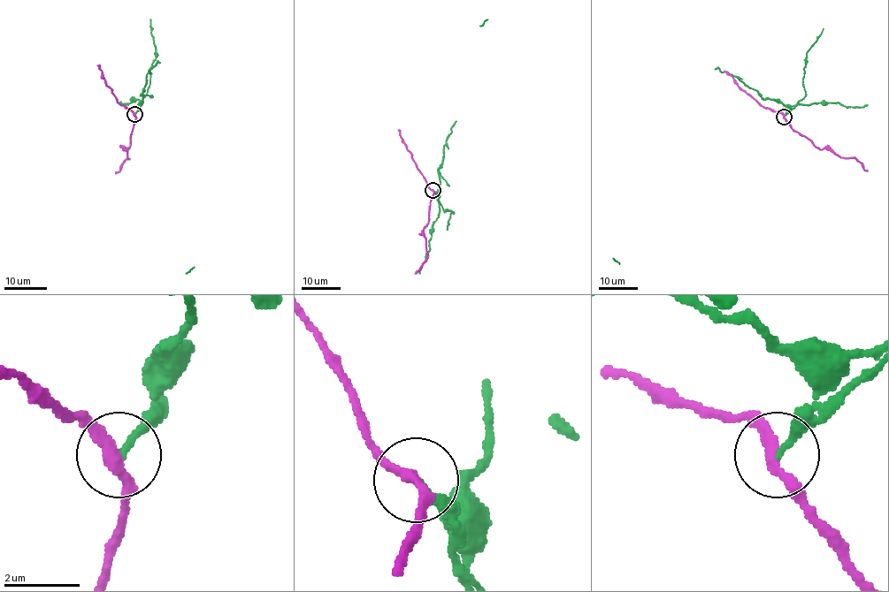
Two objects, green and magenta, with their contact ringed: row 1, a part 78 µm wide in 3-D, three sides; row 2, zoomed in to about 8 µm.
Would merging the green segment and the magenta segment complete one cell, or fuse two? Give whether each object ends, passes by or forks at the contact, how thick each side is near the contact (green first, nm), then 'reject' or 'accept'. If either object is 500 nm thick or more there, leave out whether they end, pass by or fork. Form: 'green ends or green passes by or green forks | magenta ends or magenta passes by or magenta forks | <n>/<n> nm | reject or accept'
green ends | magenta passes by | 170/280 nm | reject

